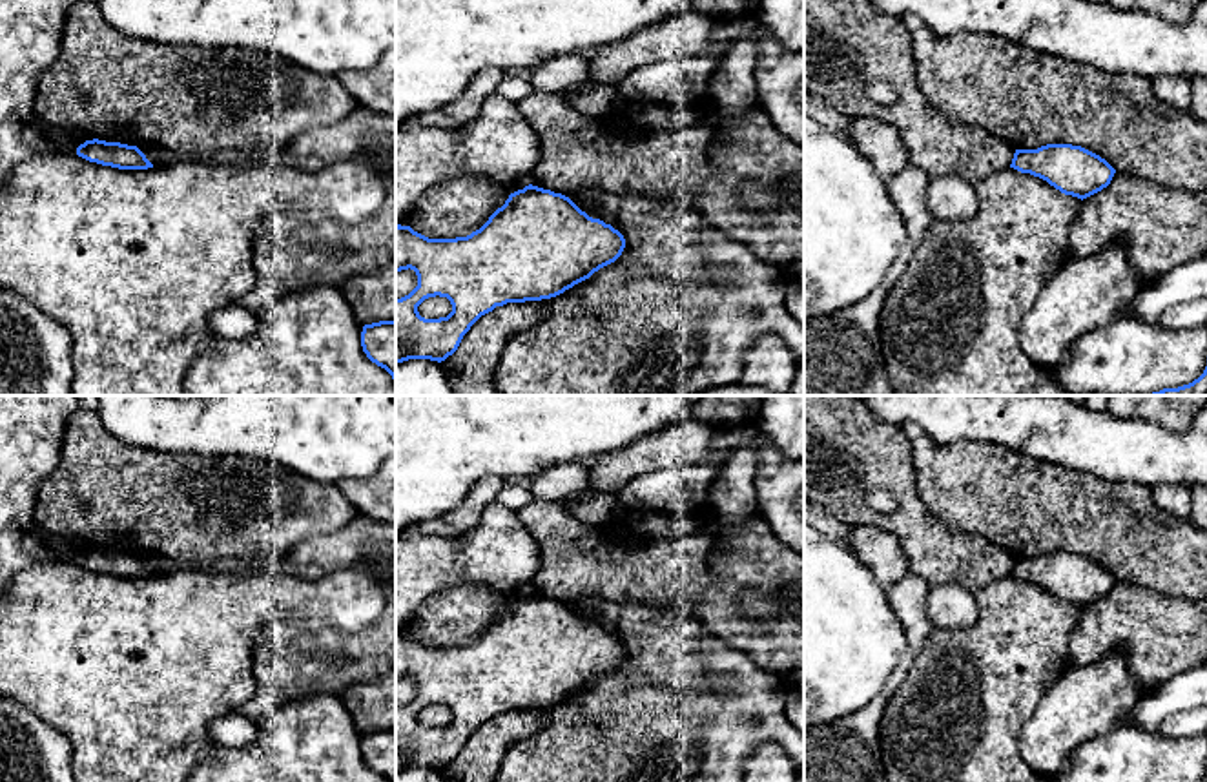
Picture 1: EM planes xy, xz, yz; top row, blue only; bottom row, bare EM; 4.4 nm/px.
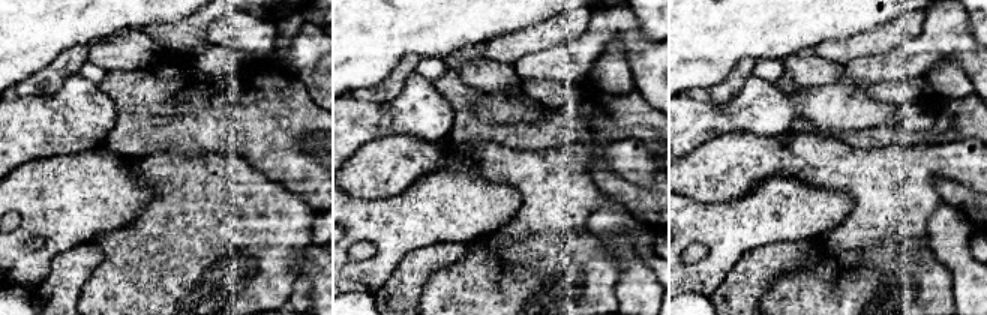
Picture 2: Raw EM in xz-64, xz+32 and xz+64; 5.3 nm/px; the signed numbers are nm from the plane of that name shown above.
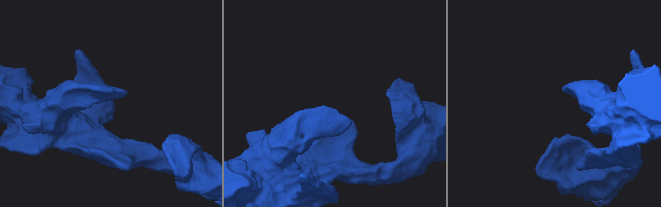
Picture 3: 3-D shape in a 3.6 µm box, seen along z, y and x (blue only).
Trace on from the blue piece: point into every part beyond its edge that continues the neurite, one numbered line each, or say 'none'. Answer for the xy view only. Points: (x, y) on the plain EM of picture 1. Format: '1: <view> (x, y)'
none

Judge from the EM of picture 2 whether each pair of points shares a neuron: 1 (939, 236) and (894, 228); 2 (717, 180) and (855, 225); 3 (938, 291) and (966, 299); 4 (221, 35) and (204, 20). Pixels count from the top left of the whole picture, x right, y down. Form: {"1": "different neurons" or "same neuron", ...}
{"1": "different neurons", "2": "same neuron", "3": "different neurons", "4": "different neurons"}

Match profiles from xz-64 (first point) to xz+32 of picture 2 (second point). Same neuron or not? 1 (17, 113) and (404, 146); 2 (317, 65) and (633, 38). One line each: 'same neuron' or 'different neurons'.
1: different neurons
2: same neuron

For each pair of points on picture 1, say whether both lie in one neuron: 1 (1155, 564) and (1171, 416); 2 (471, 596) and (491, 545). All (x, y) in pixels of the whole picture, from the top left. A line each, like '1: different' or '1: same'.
1: different
2: different

